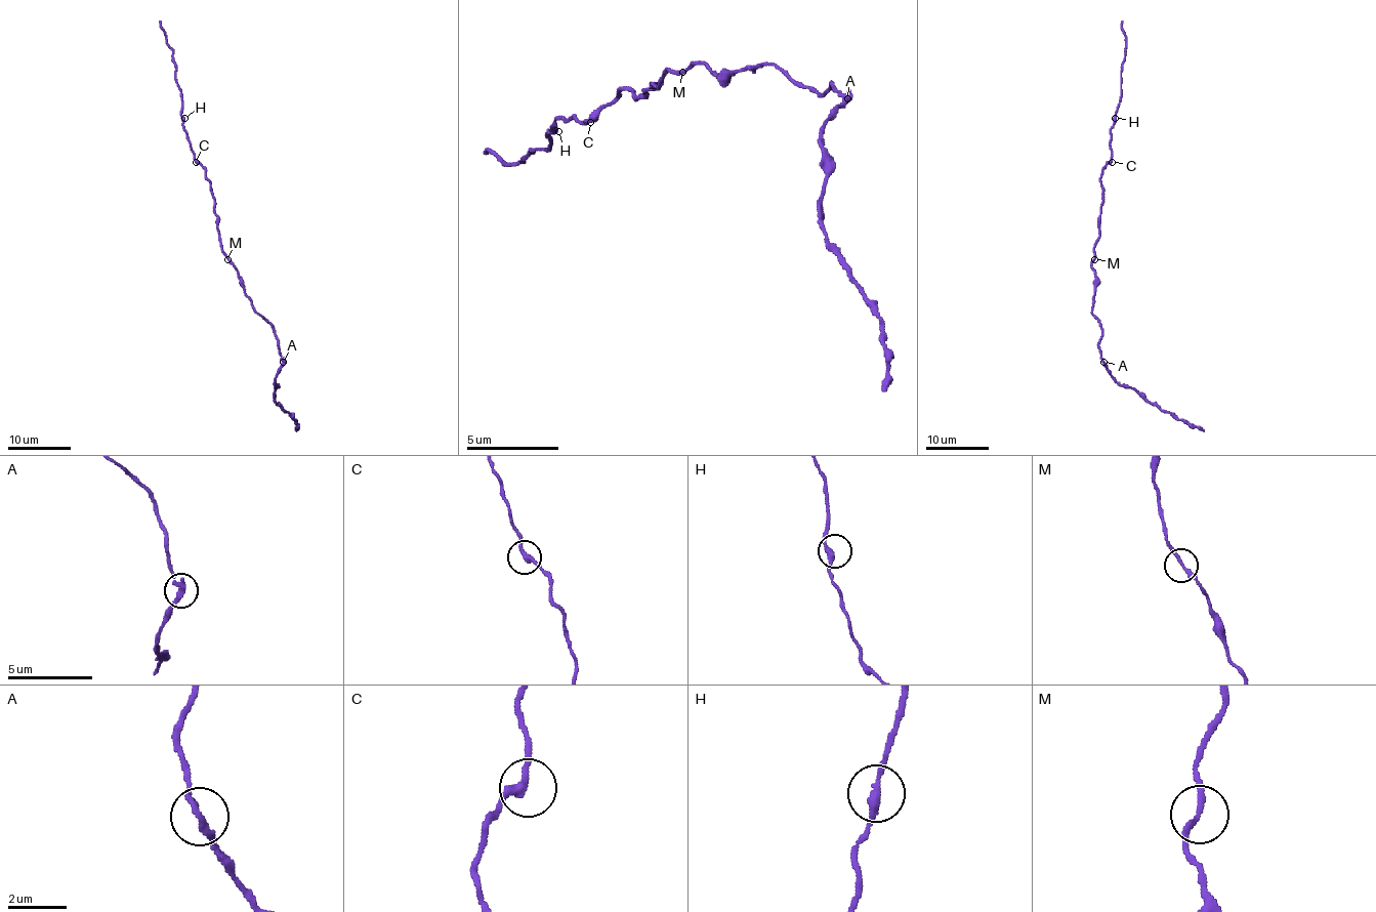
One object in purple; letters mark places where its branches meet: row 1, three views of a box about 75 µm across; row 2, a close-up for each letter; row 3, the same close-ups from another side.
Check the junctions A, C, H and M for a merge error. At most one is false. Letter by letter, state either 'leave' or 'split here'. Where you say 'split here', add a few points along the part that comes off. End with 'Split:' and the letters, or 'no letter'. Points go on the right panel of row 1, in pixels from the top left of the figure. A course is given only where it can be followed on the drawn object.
A: split here; foreign part runs (1103, 362), (1117, 382), (1135, 388), (1147, 399), (1203, 430)
C: leave
H: leave
M: leave
Split: A

